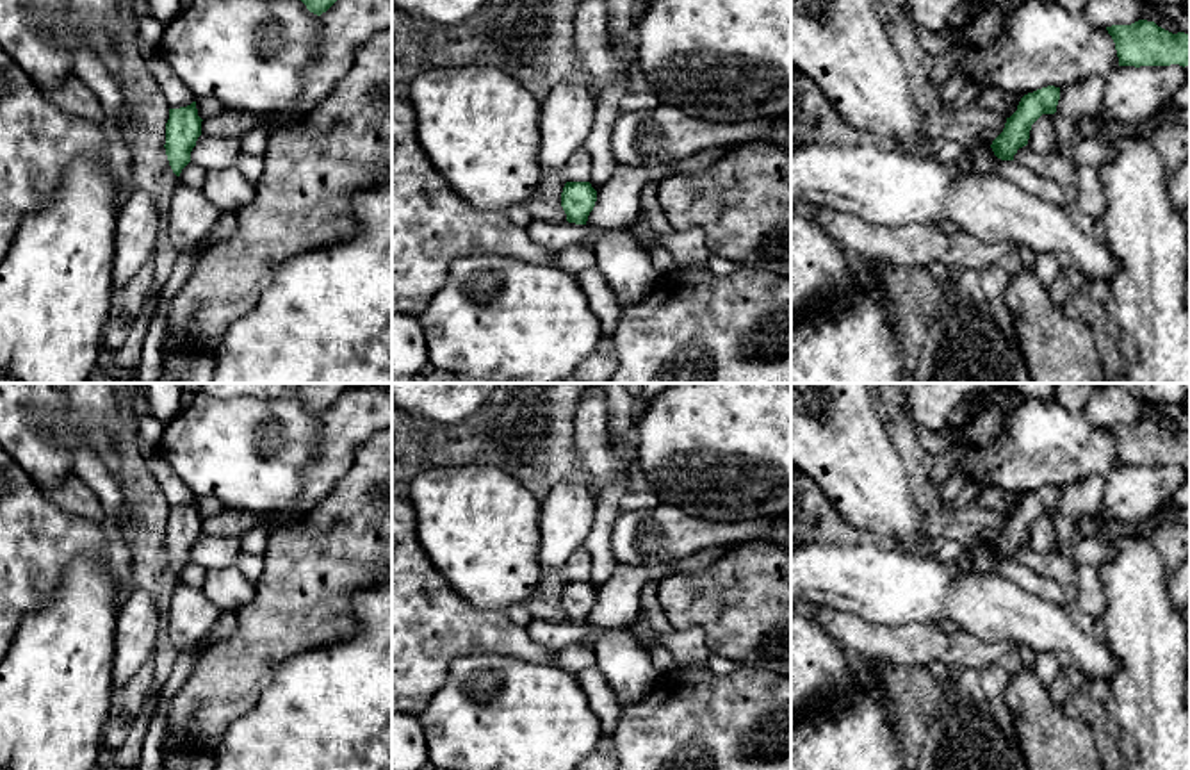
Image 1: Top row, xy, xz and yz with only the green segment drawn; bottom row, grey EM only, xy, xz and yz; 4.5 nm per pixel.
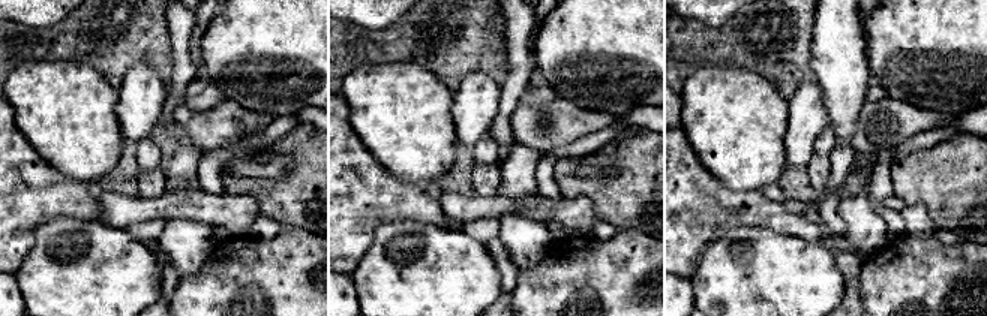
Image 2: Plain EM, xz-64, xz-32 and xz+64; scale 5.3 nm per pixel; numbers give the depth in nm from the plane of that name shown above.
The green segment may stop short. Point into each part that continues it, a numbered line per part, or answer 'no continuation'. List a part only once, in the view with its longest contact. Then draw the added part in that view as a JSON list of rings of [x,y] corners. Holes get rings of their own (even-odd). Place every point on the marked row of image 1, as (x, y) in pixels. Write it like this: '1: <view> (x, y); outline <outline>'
no continuation

